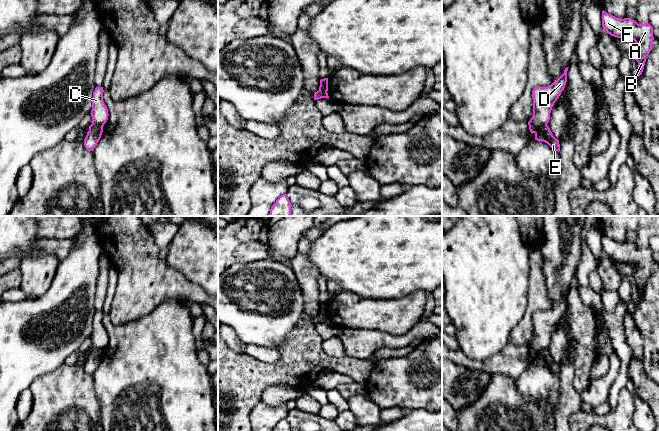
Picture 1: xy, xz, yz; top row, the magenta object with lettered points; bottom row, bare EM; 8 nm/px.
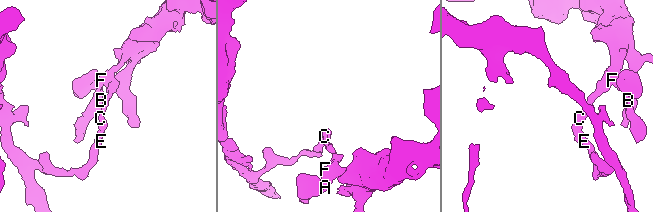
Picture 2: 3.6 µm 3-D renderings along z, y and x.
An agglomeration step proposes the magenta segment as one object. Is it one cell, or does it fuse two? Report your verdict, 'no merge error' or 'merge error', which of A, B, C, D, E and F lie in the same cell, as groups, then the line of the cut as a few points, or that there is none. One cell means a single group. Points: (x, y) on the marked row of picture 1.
merge error | A B C D F / E | yz (546, 124), (542, 124), (535, 133)

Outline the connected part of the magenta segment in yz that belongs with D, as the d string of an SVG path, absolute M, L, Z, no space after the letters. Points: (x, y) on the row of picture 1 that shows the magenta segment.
M565 68L564 73L551 85L538 86L532 91L533 116L528 122L532 134L536 133L540 126L548 124L552 107L565 88L568 68Z

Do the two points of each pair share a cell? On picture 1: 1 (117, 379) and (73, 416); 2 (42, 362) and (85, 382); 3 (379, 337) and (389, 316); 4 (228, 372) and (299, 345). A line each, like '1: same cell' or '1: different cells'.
1: different cells
2: different cells
3: different cells
4: same cell

